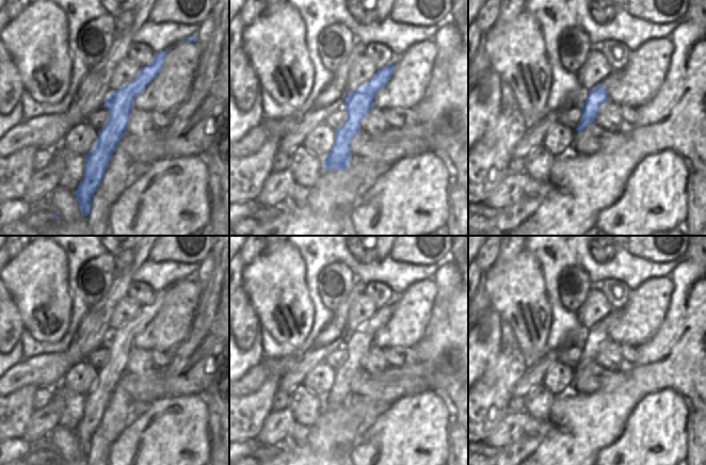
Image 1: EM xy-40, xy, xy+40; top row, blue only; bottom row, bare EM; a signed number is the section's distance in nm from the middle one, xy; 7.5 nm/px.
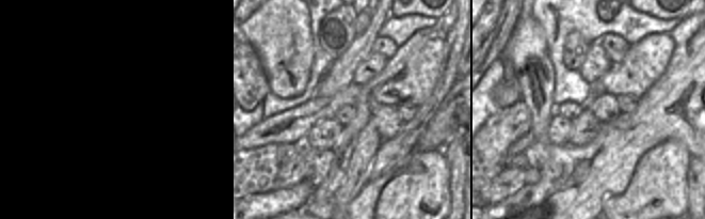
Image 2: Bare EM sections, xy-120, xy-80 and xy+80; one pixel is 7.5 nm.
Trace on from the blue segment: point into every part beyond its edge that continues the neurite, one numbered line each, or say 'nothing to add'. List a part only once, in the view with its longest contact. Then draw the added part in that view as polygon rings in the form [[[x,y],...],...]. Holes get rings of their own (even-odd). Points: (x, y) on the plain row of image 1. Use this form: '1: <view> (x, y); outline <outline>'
nothing to add

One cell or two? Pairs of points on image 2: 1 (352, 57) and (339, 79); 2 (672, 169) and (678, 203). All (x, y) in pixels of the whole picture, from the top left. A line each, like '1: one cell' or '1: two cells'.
1: one cell
2: one cell

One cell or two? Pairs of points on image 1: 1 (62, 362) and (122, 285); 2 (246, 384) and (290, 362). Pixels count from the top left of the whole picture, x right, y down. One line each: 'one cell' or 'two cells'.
1: one cell
2: two cells

